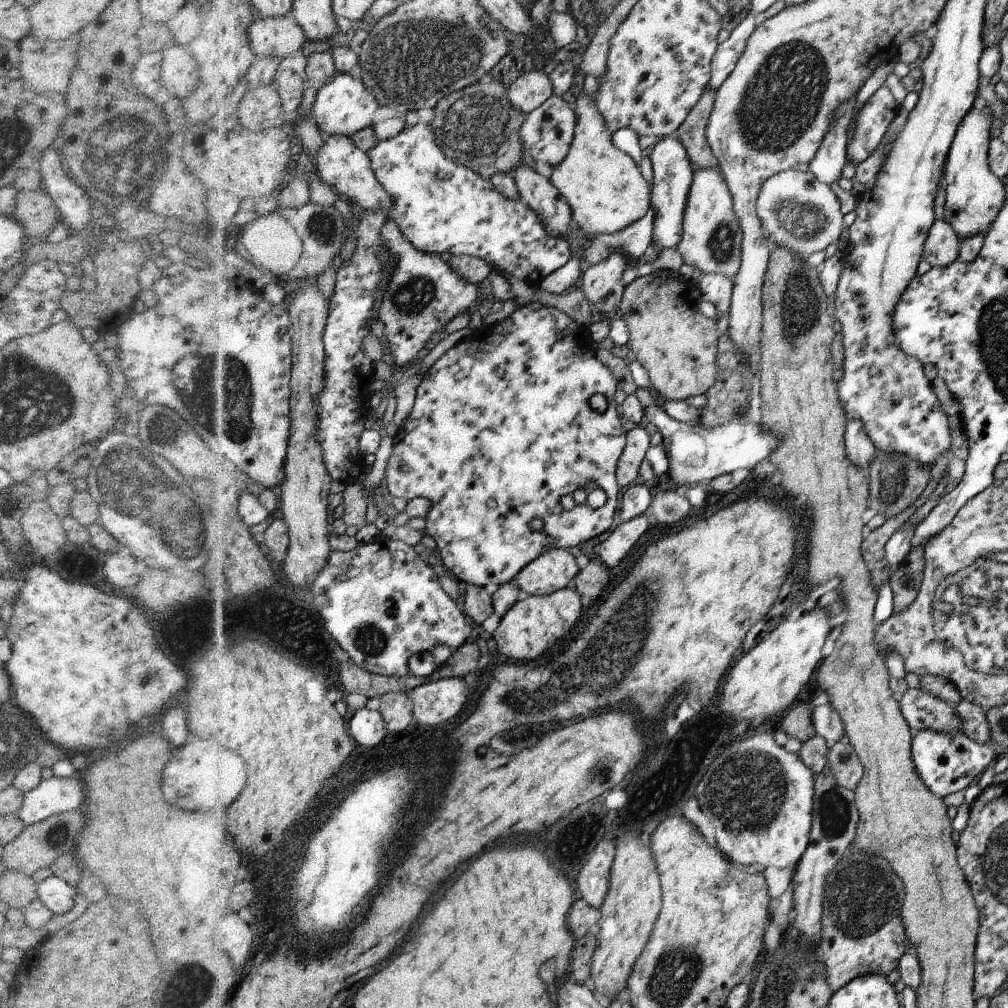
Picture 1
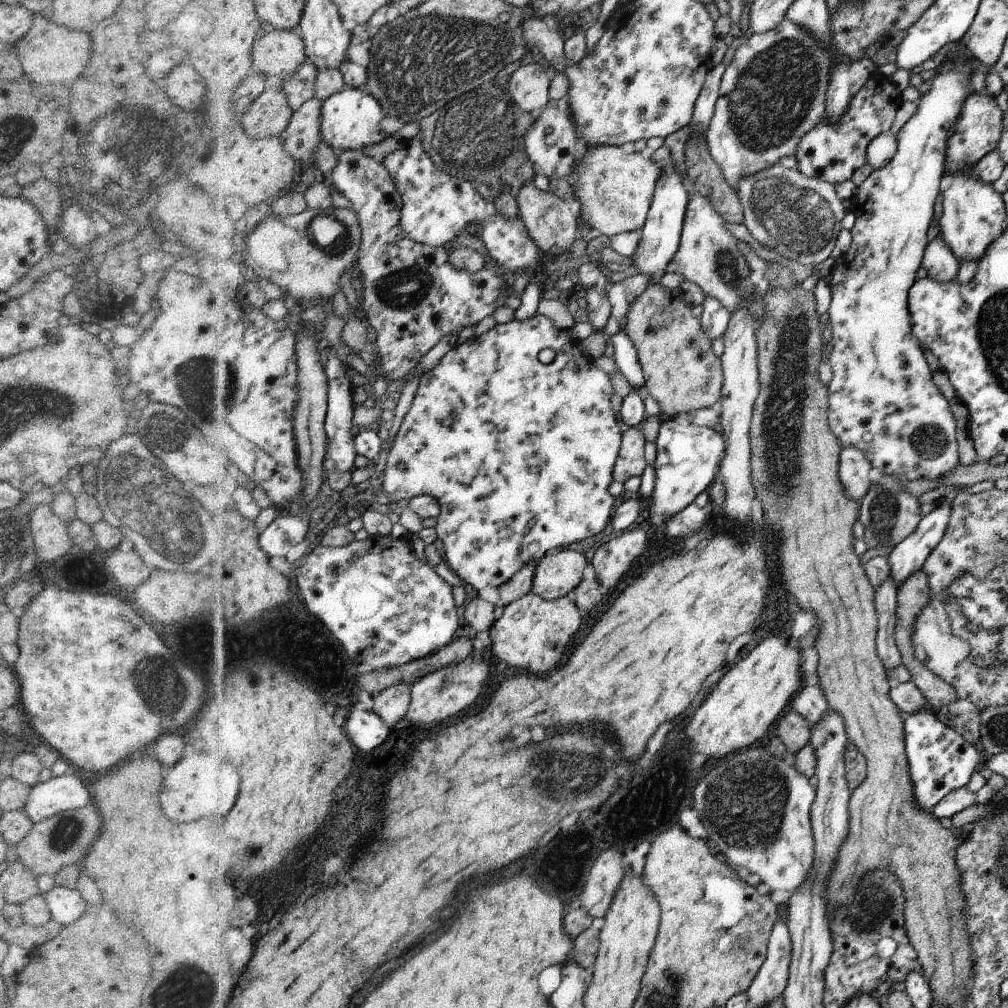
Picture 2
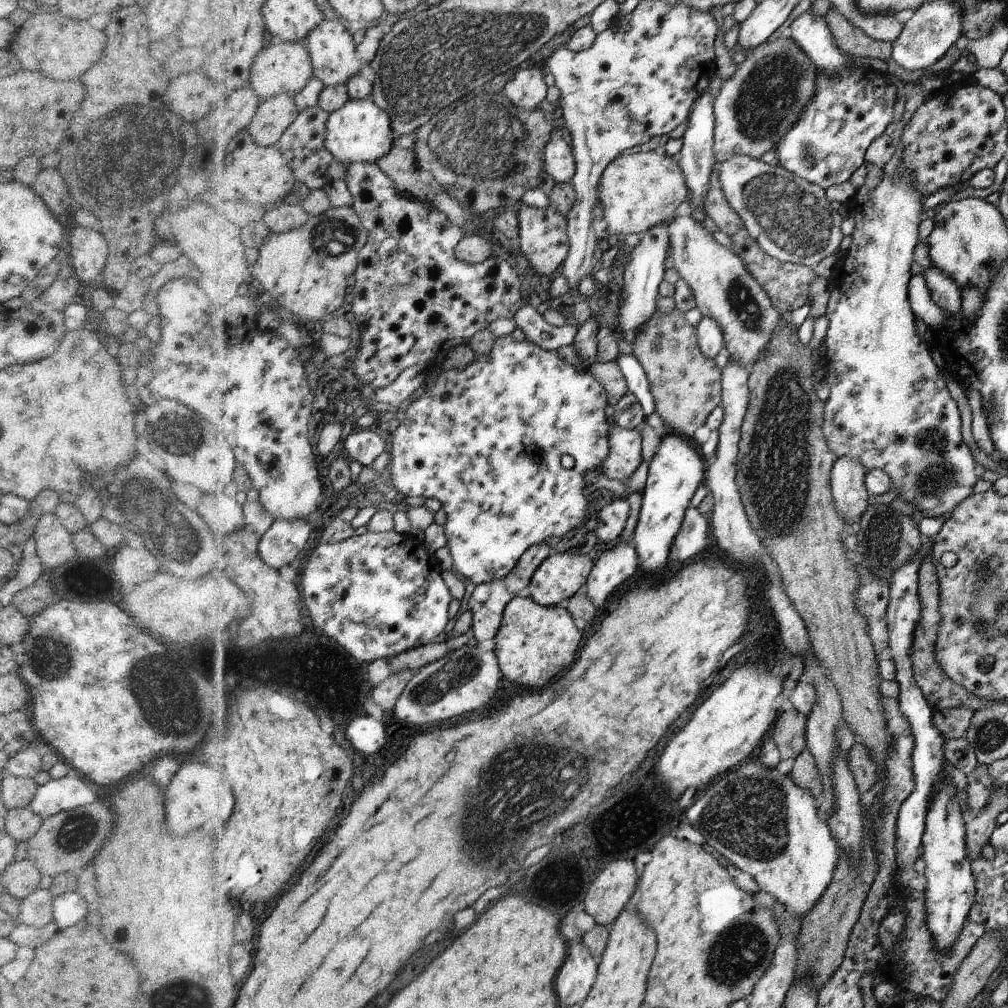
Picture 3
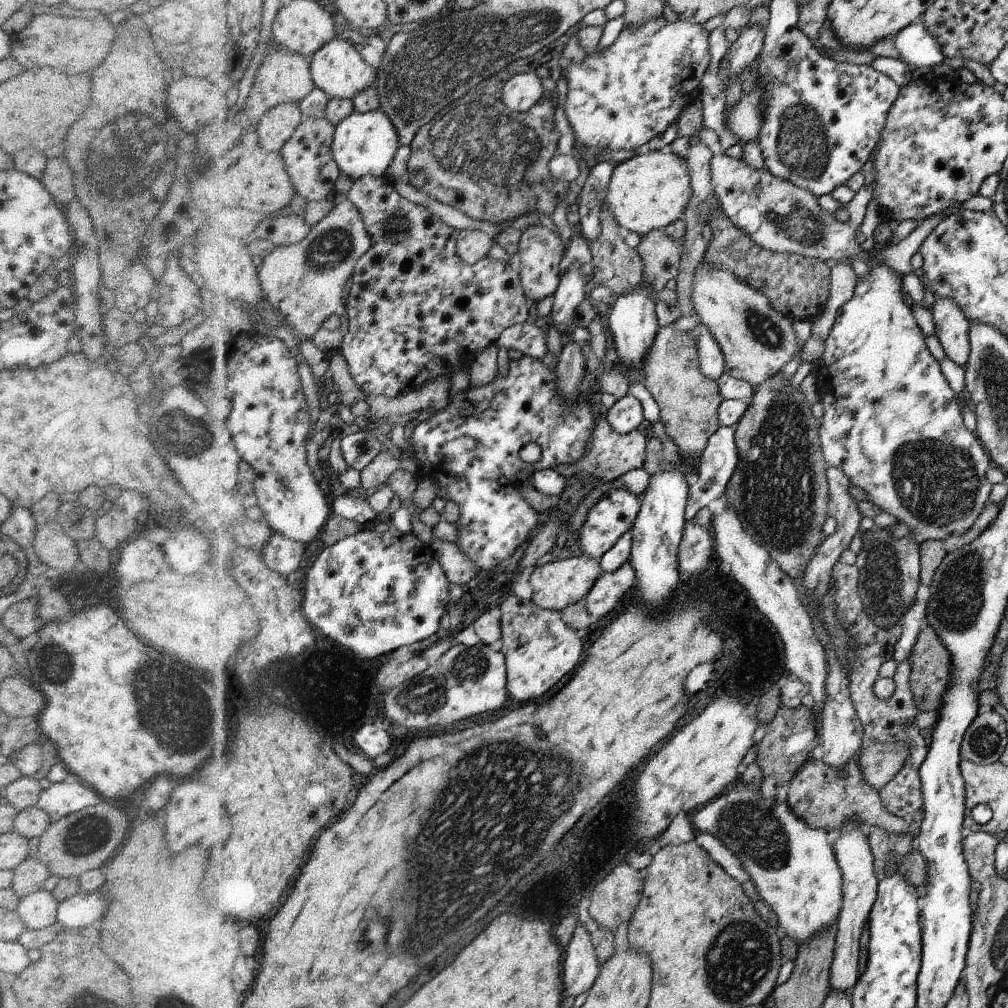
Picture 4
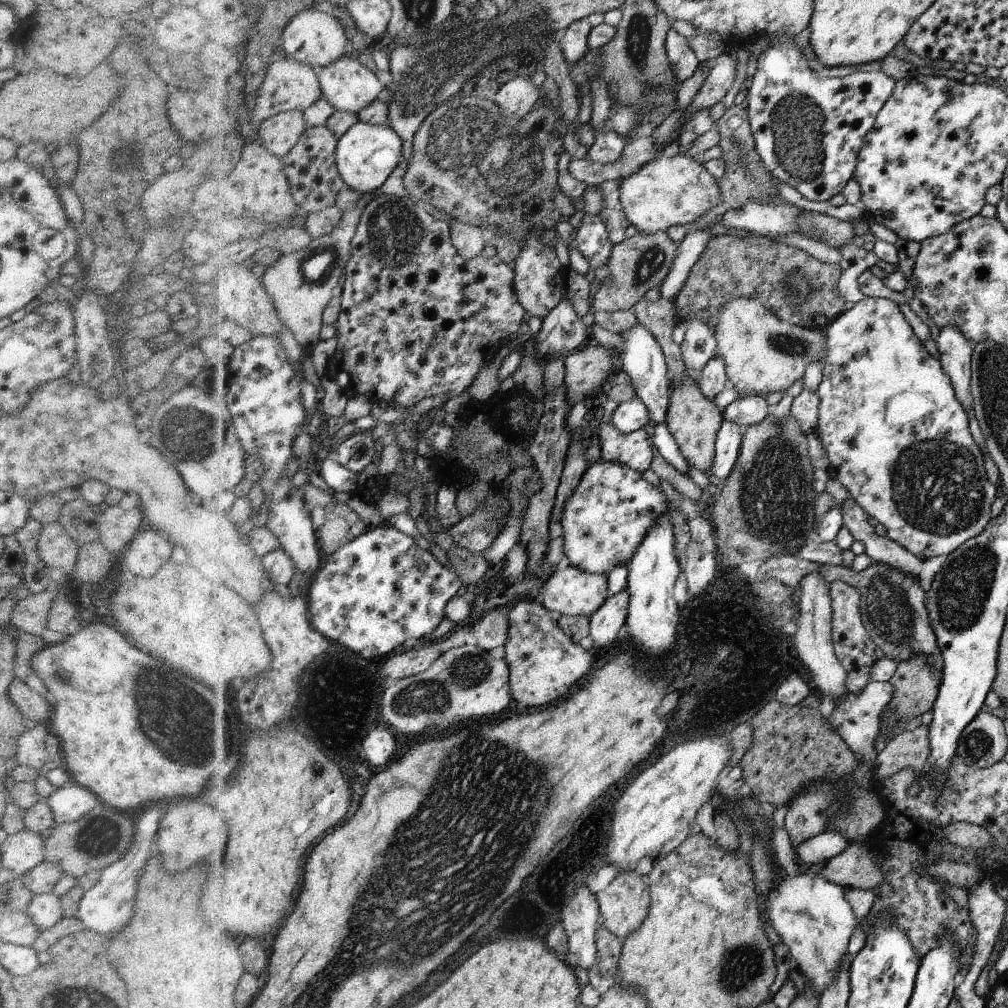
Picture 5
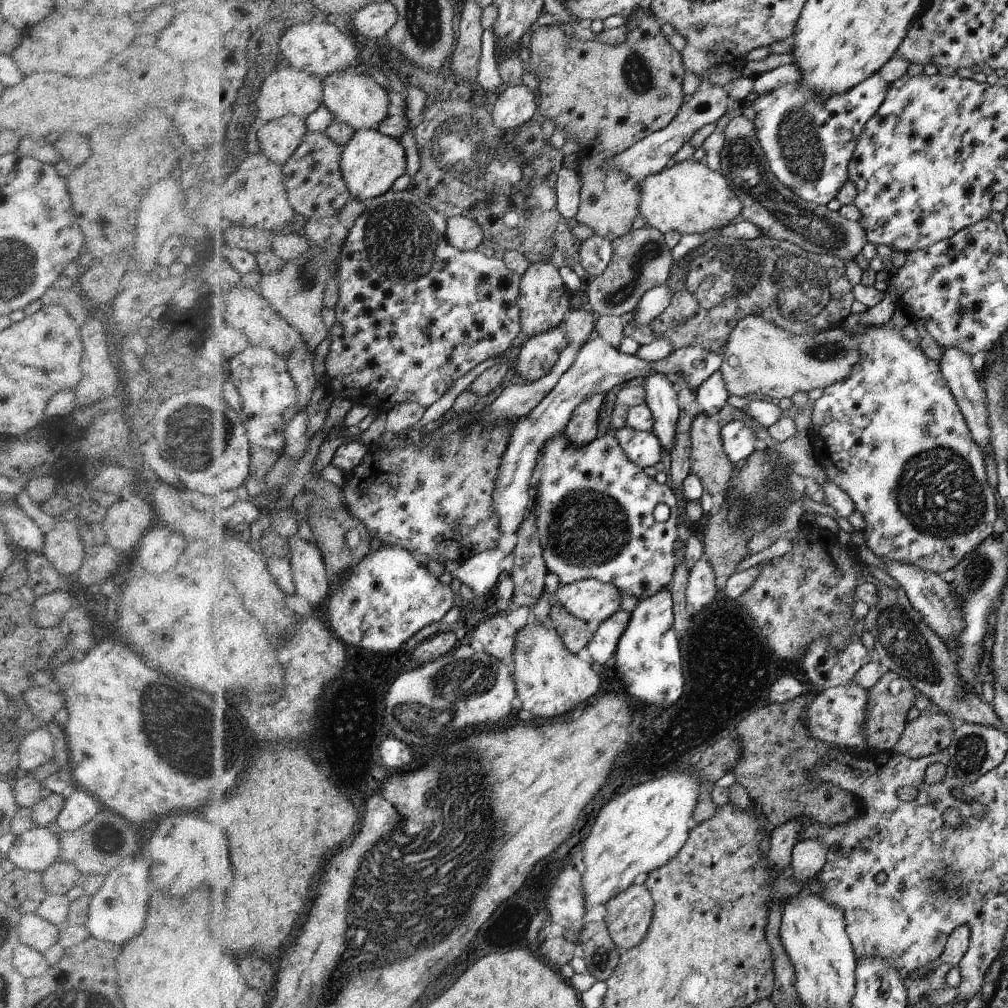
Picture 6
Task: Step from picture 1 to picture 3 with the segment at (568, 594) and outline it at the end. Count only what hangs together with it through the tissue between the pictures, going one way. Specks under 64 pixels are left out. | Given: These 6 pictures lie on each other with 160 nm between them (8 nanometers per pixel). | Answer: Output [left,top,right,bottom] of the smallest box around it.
[494,596,582,689]

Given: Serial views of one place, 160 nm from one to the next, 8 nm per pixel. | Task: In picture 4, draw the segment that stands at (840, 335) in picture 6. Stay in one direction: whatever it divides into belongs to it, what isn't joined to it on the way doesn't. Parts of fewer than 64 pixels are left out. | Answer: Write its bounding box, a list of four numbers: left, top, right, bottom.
[691,254,807,386]

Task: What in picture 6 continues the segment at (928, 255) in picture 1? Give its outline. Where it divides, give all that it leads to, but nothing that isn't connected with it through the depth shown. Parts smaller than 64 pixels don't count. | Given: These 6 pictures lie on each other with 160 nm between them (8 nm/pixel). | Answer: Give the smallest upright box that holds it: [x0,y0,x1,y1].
[941,347,995,456]

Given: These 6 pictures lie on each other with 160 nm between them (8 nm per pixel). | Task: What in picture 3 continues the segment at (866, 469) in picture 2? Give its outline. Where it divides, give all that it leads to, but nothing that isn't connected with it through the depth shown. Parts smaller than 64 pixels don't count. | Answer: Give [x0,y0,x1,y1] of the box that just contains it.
[833,457,868,527]

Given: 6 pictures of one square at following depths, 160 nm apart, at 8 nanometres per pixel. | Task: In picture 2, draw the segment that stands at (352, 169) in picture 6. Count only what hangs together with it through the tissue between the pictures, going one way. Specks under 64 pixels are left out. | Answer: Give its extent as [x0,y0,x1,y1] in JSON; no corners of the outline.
[323,87,388,153]

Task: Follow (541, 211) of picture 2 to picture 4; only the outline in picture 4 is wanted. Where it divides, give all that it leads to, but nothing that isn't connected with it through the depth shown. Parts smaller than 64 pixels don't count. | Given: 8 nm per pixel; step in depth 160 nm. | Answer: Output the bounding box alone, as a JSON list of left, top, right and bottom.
[516,225,566,305]

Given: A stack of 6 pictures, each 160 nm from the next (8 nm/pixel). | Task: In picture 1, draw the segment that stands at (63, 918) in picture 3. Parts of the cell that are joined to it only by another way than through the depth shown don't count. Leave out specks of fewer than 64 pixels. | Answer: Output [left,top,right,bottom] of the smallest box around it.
[37,875,77,915]

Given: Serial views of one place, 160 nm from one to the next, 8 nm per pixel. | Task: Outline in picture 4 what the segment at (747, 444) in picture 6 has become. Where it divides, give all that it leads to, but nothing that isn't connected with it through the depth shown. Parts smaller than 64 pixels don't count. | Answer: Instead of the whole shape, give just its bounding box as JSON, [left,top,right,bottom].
[685,427,739,521]

